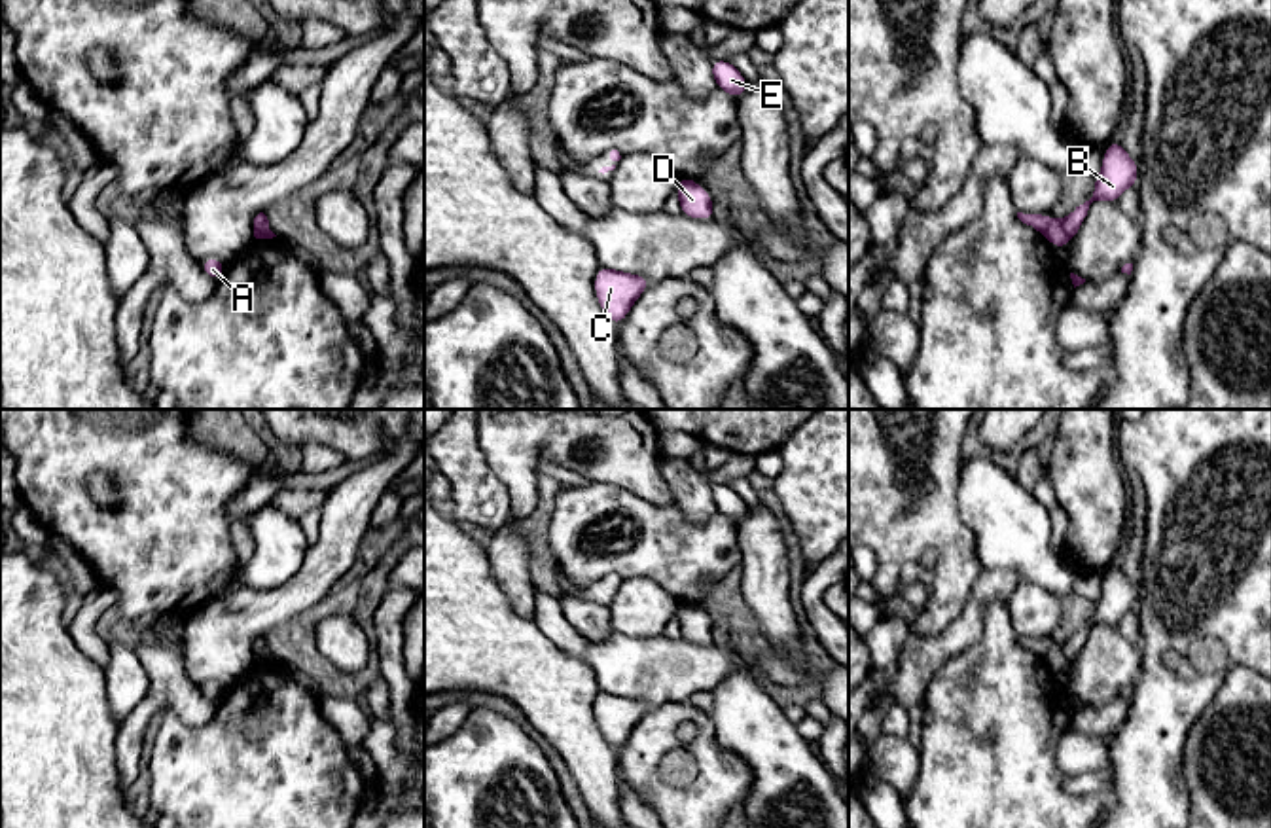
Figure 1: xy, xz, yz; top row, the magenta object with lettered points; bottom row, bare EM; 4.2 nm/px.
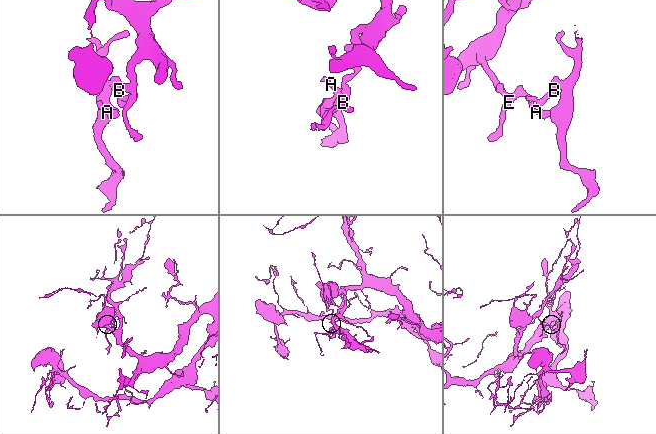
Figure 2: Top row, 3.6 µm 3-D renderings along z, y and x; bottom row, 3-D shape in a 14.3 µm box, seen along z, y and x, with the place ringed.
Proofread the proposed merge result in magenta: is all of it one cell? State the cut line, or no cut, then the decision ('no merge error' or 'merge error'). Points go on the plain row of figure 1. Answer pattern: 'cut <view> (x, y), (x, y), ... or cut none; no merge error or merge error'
cut yz (1052, 647), (1044, 658); merge error

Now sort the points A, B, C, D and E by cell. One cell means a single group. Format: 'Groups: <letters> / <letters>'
Groups: A B C D / E

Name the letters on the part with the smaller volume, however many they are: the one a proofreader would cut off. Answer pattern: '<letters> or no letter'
A, B, C, D

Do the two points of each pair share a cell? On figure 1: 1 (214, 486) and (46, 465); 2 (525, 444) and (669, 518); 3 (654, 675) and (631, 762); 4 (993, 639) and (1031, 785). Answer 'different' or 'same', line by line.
1: same
2: different
3: different
4: same

